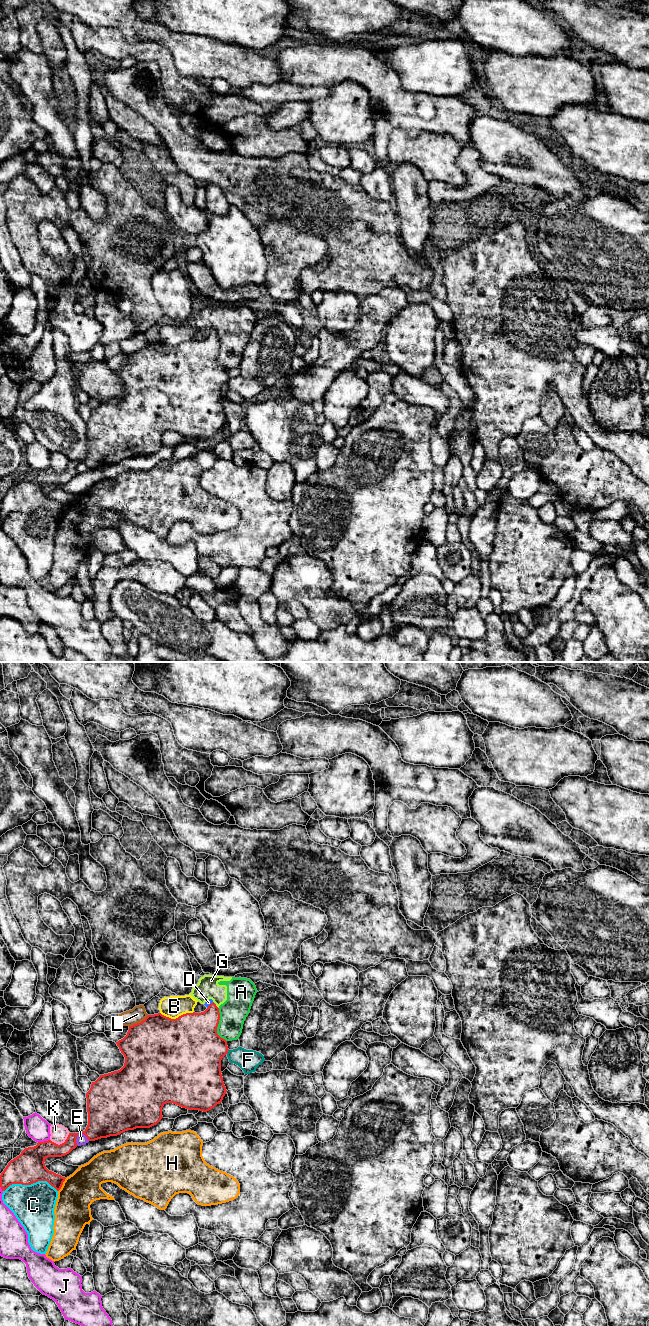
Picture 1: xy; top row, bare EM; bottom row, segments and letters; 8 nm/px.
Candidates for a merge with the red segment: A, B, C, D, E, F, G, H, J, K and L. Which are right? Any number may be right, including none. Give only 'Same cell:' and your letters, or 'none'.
Same cell: none

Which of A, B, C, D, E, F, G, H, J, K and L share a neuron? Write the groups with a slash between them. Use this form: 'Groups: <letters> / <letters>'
Groups: A B D G / C / E / F / H / J / K / L

